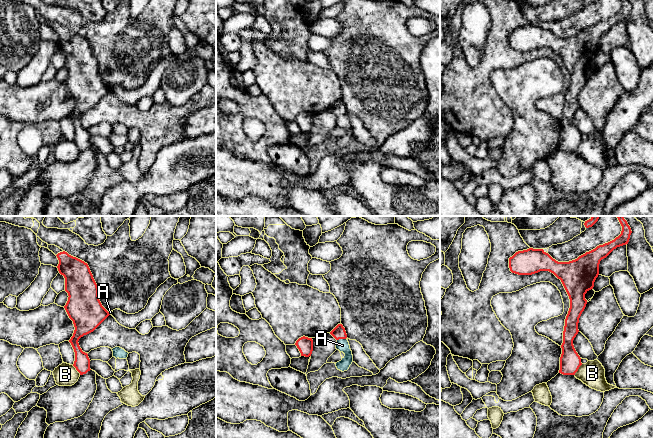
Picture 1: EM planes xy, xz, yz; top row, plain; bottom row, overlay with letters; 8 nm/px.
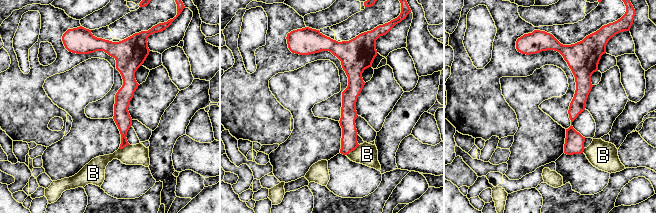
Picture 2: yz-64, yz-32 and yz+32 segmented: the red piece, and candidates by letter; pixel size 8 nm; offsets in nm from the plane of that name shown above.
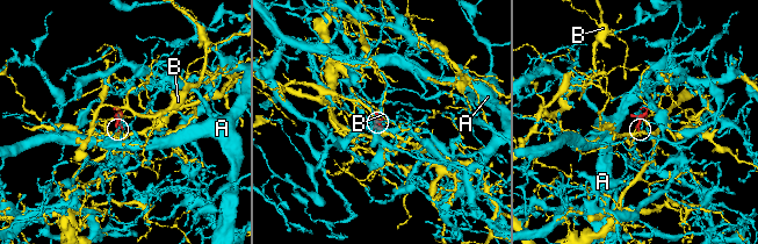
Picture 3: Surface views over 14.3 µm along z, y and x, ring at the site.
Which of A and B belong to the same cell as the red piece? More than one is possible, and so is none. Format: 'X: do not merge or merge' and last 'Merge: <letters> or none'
A: do not merge
B: do not merge
Merge: none

